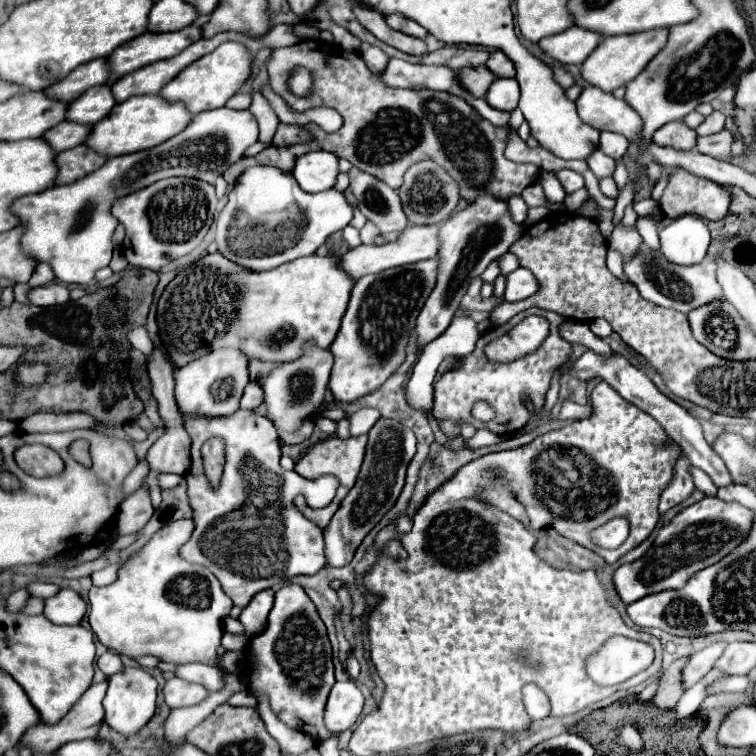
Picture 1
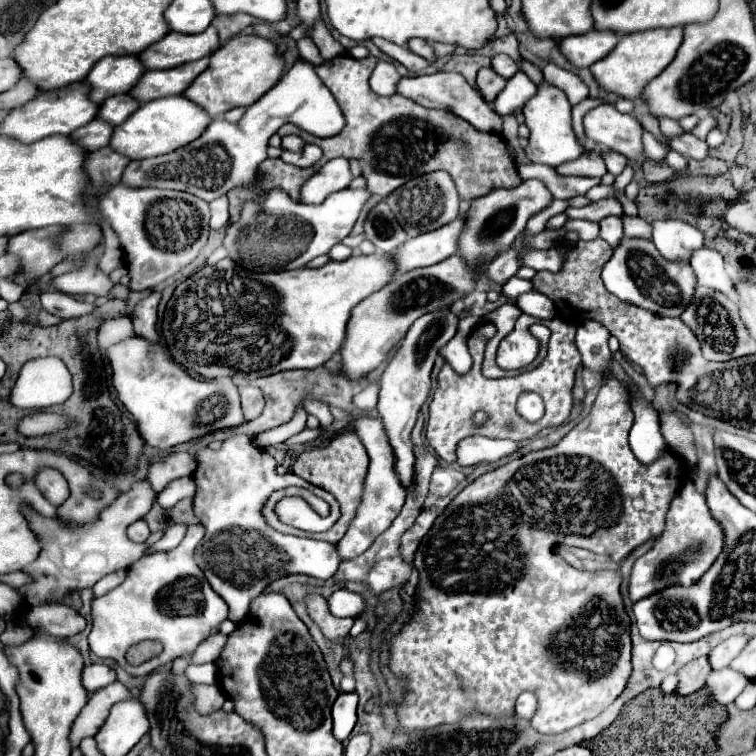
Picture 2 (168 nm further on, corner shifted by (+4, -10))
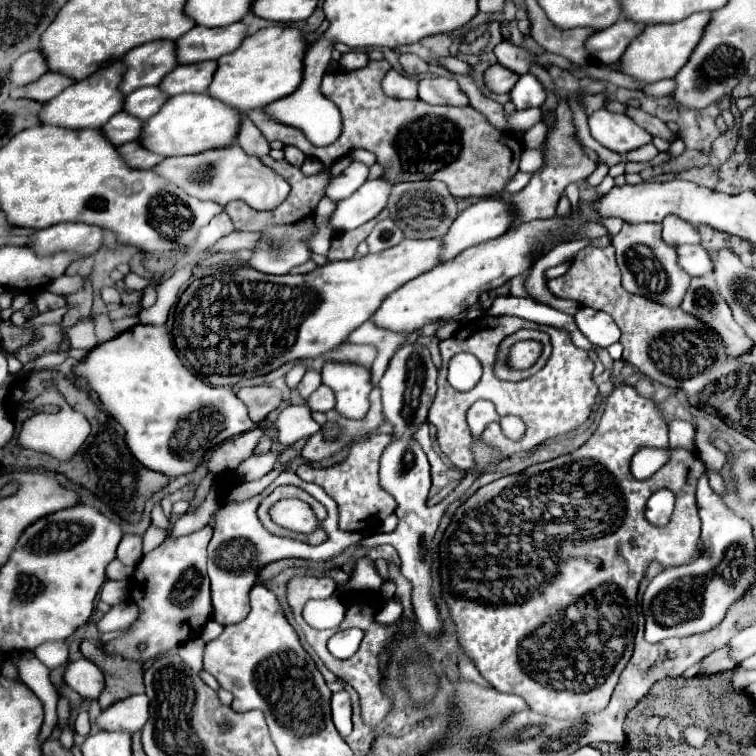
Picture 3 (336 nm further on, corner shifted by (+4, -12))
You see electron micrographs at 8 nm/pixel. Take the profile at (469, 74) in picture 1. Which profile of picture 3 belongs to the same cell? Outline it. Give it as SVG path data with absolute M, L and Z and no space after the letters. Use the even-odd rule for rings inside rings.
M494 64L486 70L486 86L496 92L496 94L506 94L514 88L514 84L518 82L518 74L516 72L510 72L508 68L500 66L500 64Z

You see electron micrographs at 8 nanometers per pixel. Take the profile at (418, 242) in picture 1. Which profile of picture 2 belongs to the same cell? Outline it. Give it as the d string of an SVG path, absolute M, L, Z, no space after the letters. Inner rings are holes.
M462 216L438 230L420 234L416 238L408 238L398 248L398 252L394 252L396 266L398 266L396 274L432 266L452 256L456 252L456 238L460 234L460 228L462 228Z

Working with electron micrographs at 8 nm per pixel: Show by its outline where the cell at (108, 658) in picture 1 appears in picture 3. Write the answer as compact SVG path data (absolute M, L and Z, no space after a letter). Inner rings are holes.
M84 658L68 662L64 670L64 682L84 698L96 698L100 688L104 688L104 676L100 676L100 668Z

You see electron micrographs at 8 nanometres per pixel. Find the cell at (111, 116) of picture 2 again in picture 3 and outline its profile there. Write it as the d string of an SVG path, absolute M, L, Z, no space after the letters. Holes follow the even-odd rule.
M158 86L138 88L136 92L126 96L124 110L132 112L134 116L140 116L140 120L152 118L168 100L168 94L164 94Z

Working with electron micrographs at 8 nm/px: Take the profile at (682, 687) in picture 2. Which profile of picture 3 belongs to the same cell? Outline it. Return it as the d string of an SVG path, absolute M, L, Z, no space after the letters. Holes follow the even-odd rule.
M724 646L724 648L712 652L708 658L702 660L702 672L700 674L724 672L724 670L732 670L734 666L736 666L736 660L730 658L730 648Z

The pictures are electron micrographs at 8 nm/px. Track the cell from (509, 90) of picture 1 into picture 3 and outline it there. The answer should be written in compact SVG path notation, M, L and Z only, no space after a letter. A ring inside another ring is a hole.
M524 74L518 80L516 88L512 88L510 96L512 96L512 102L516 104L518 110L542 106L546 100L546 88L540 84L540 80L534 74Z

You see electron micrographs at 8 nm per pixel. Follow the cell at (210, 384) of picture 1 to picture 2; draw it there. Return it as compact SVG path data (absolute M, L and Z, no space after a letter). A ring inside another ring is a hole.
M128 338L108 352L118 398L138 422L138 430L154 448L170 448L208 432L244 422L238 388L230 376L194 380L174 362L162 342L152 346L142 338Z

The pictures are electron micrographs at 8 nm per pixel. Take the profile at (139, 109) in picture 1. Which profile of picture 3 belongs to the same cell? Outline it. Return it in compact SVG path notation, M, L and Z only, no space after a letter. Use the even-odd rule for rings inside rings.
M180 94L172 96L168 104L164 104L164 108L144 124L140 140L144 140L152 152L162 156L200 154L214 148L220 150L234 144L242 118L244 114L238 108L216 100L210 94Z

